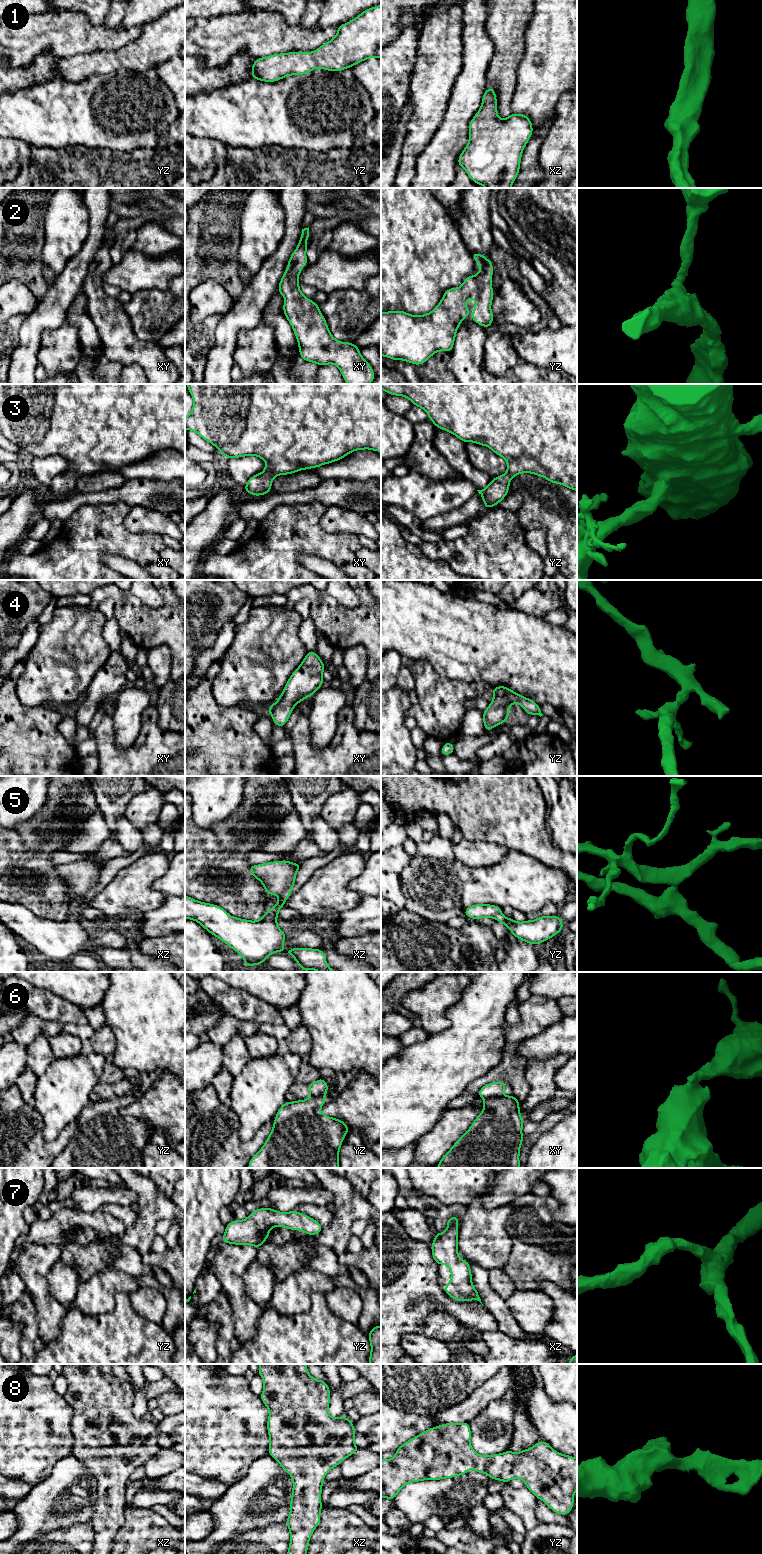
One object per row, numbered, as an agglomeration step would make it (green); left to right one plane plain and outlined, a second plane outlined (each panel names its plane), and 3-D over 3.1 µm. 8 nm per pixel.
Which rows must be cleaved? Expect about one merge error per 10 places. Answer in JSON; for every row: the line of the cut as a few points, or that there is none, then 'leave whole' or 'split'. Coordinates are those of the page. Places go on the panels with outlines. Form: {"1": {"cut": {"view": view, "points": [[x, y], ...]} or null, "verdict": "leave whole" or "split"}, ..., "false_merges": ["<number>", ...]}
{"1": {"cut": null, "verdict": "leave whole"}, "2": {"cut": null, "verdict": "leave whole"}, "3": {"cut": null, "verdict": "leave whole"}, "4": {"cut": null, "verdict": "leave whole"}, "5": {"cut": null, "verdict": "leave whole"}, "6": {"cut": {"view": "xy", "points": [[501, 1094], [488, 1097], [485, 1100]]}, "verdict": "split"}, "7": {"cut": null, "verdict": "leave whole"}, "8": {"cut": null, "verdict": "leave whole"}, "false_merges": ["6"]}

